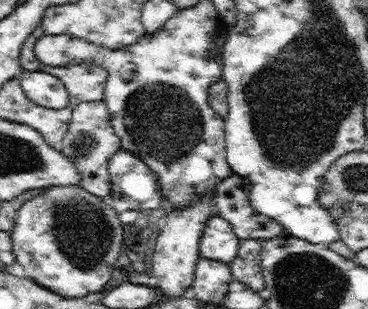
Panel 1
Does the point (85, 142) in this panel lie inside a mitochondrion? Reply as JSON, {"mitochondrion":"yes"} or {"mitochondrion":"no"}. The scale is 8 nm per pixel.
{"mitochondrion":"yes"}

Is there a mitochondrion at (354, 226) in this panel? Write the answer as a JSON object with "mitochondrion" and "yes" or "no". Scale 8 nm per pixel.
{"mitochondrion":"no"}

